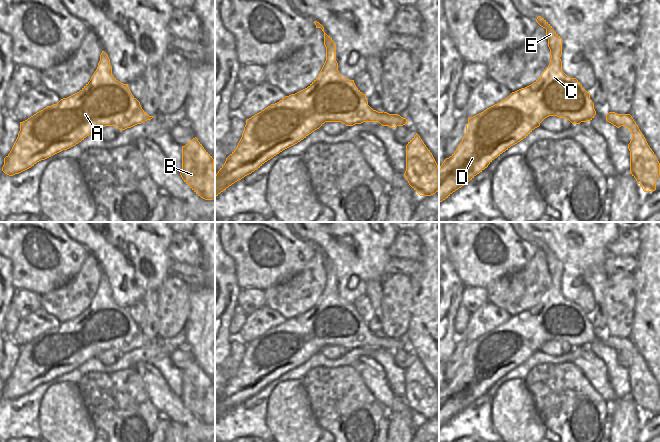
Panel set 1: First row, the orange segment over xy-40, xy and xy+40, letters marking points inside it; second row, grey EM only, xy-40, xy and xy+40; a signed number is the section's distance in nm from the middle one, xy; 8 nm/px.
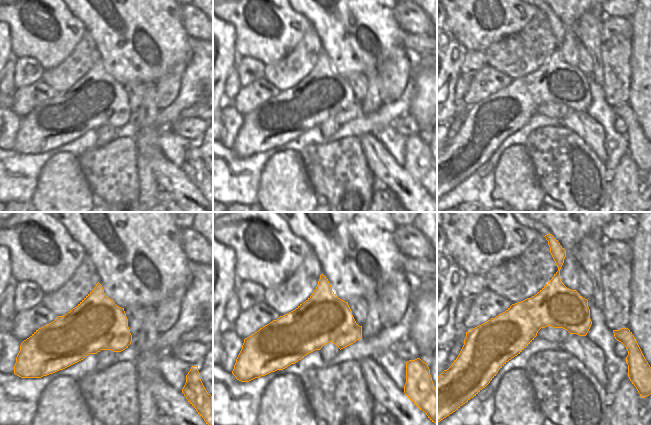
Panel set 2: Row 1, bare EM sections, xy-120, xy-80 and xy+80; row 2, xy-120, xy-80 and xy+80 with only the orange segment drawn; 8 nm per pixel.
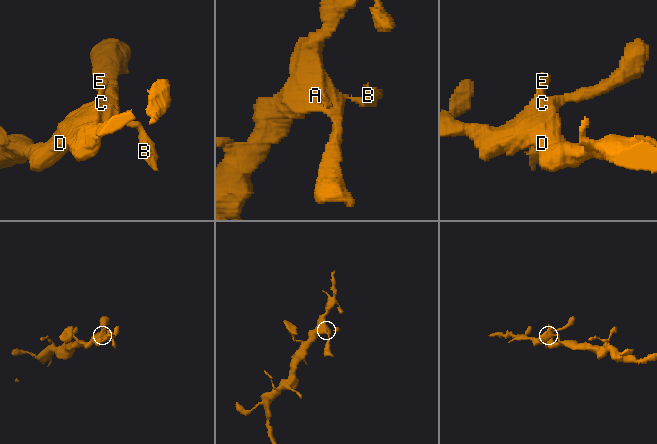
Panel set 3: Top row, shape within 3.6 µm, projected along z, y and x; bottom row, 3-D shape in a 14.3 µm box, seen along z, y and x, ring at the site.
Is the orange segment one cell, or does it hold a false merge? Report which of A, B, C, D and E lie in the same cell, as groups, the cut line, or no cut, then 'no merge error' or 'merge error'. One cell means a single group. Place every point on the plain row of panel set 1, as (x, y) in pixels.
groups A B C D E; cut none; no merge error

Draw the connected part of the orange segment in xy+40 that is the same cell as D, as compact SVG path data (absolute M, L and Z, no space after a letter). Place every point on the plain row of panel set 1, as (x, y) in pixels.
M541 240L537 241L536 246L546 253L551 279L548 291L533 308L512 316L501 326L468 342L462 365L439 391L439 428L487 392L495 382L526 362L545 342L557 340L572 348L580 348L589 346L596 339L590 316L576 302L571 302L562 295L562 263Z

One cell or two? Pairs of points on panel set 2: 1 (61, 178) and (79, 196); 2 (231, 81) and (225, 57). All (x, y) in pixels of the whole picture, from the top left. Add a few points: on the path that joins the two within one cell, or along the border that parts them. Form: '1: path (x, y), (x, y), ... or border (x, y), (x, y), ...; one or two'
1: path (65, 182), (75, 192); one
2: border (234, 66), (226, 79), (223, 96); two

